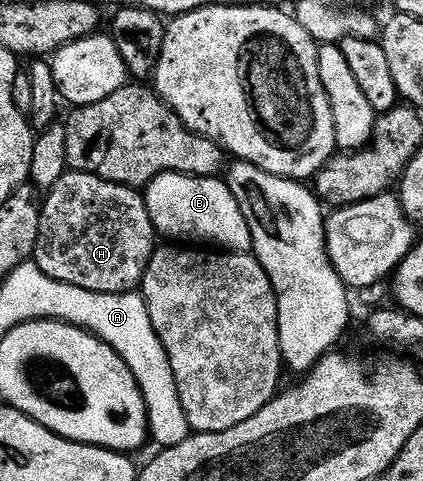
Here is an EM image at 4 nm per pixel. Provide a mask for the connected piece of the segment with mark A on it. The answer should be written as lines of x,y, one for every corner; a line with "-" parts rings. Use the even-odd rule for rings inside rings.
140,291
81,292
79,298
82,304
73,304
69,308
68,315
72,323
78,324
80,328
86,328
103,342
107,342
117,351
119,358
127,362
143,394
147,414
147,432
151,440
154,440
161,448
170,448
183,442
187,434
183,406
179,402
175,378
165,347
159,342
151,326
151,318
147,314
147,306
143,302

